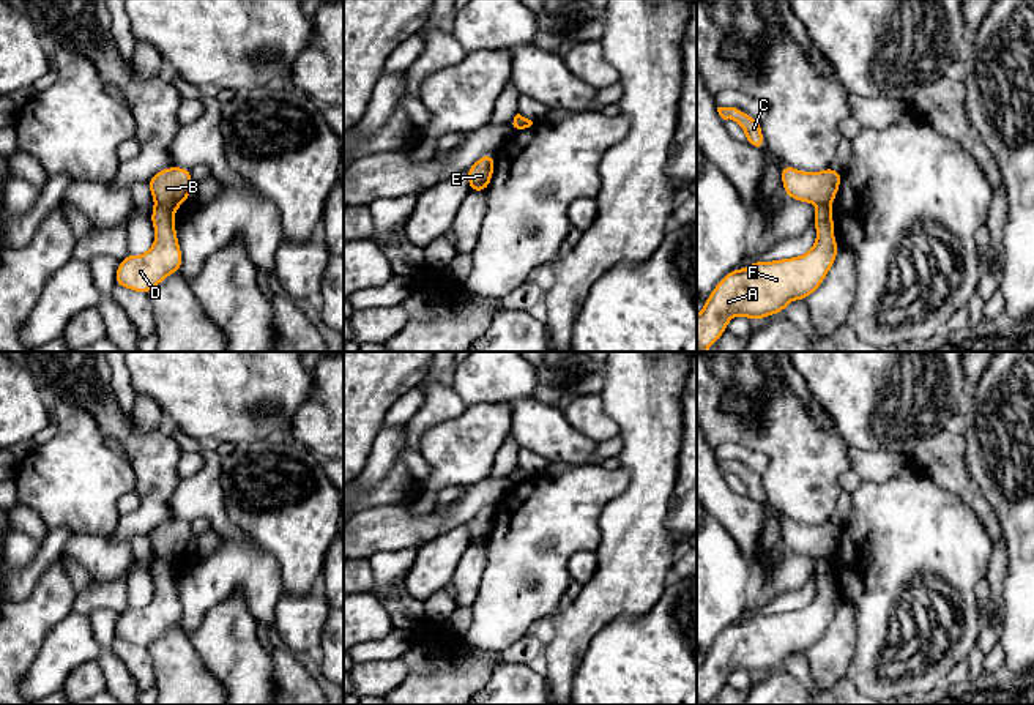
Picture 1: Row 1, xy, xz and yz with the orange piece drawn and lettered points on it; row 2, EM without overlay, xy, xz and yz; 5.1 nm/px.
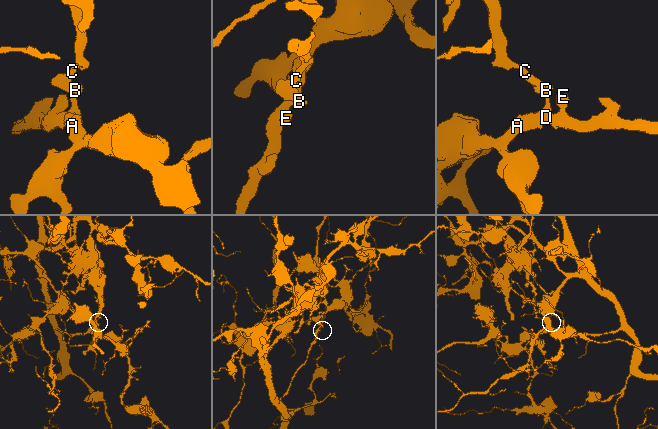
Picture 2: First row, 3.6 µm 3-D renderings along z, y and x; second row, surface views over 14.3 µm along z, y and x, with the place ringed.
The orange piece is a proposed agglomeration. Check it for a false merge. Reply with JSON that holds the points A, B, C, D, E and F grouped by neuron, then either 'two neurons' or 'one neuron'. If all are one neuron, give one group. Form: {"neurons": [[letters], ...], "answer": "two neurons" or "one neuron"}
{"neurons": [["A", "D", "E", "F"], ["B", "C"]], "answer": "two neurons"}

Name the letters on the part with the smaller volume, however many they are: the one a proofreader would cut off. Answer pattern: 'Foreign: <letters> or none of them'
Foreign: B, C

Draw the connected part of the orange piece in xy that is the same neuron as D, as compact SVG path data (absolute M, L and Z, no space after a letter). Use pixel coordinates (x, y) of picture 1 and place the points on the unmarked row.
M156 558L150 573L156 585L153 599L142 609L128 607L115 626L115 639L139 647L150 647L167 629L181 625L183 617L173 565Z

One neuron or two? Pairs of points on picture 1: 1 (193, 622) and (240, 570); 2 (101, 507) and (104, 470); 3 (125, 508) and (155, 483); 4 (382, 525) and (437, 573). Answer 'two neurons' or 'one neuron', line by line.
1: one neuron
2: one neuron
3: two neurons
4: two neurons

